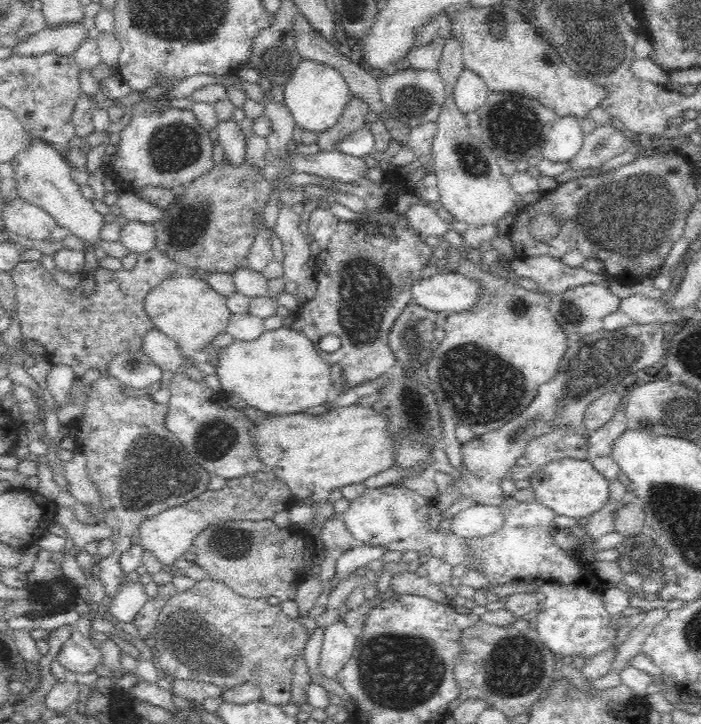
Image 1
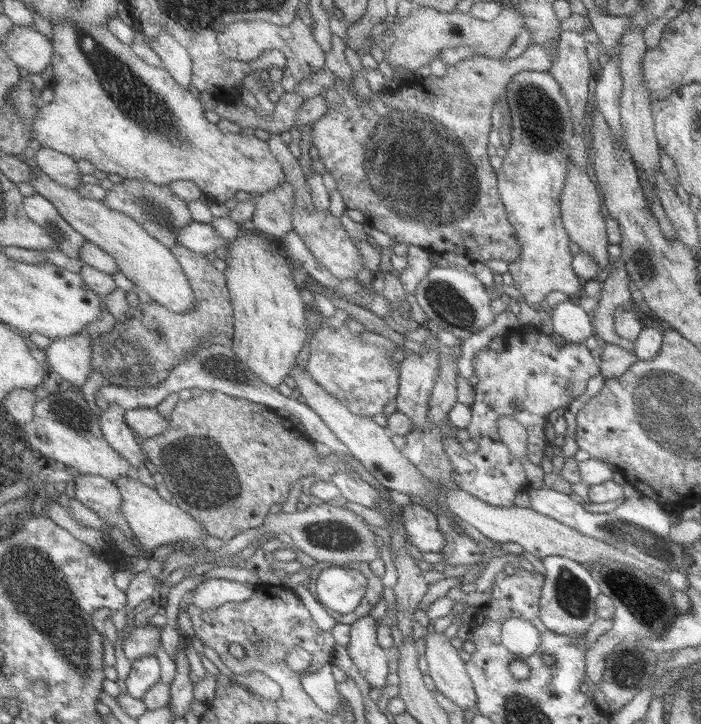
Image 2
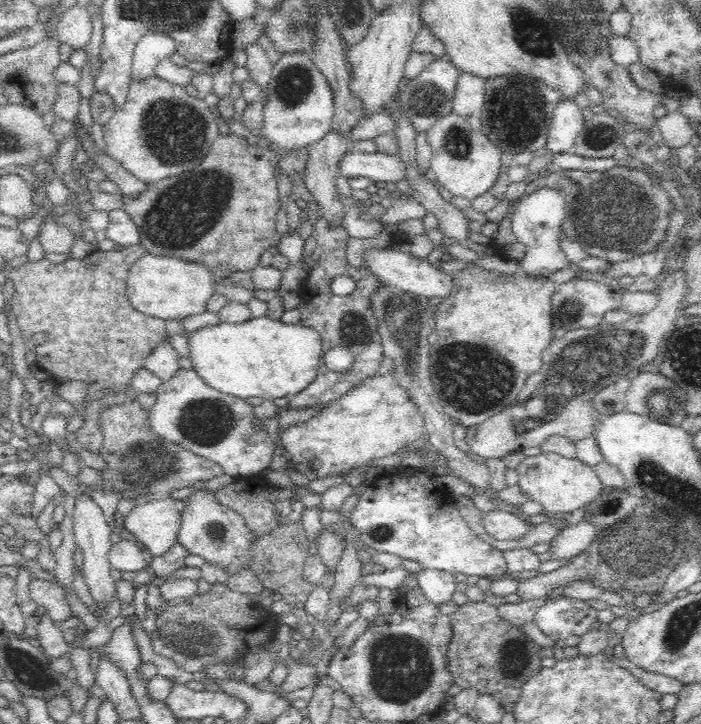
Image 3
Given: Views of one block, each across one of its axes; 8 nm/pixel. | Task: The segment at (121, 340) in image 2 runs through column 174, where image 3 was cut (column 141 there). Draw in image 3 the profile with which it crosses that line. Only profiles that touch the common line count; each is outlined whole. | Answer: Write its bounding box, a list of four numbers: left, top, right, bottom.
[8,245,167,455]

